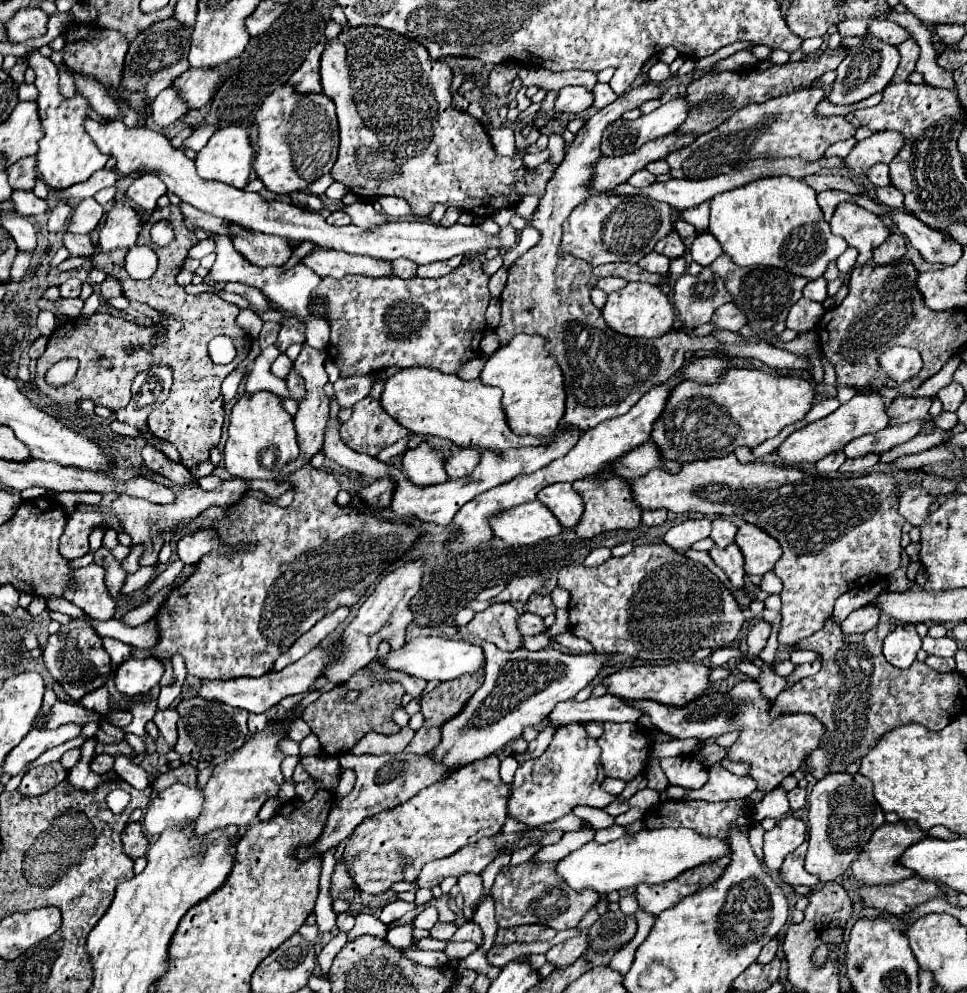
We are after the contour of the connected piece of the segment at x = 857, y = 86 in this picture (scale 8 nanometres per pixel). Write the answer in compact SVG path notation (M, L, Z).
M867 35L859 45L849 49L847 57L837 67L837 79L835 79L833 87L831 87L829 101L833 105L851 105L851 103L867 99L869 95L885 89L885 85L891 81L897 65L899 65L897 47L881 41L879 37Z

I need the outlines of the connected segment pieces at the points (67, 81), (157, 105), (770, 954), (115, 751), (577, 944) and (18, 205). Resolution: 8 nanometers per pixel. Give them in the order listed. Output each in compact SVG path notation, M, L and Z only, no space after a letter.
M59 67L59 89L61 94L67 99L73 97L73 89L75 89L75 83L73 83L73 75L67 67Z
M169 87L165 91L161 91L155 101L153 101L153 121L161 127L167 127L171 123L175 123L177 119L183 119L189 113L187 103L179 97L179 91Z
M775 937L775 939L771 939L763 949L761 949L761 953L759 953L759 959L757 959L757 963L769 963L773 957L775 957L775 953L777 953L777 947L779 947L779 939Z
M97 741L97 745L95 745L95 753L97 753L97 755L105 753L105 755L111 755L111 757L117 757L117 755L135 757L135 751L133 751L125 741L121 741L121 743L111 743L111 745L103 745L103 743Z
M581 931L579 935L555 945L549 953L547 953L547 961L555 963L557 967L565 967L565 965L571 965L575 963L583 951L587 949L589 941L587 941L587 931Z
M13 191L11 195L15 209L13 213L21 215L21 217L29 217L29 215L39 215L47 211L47 201L35 197L33 191Z

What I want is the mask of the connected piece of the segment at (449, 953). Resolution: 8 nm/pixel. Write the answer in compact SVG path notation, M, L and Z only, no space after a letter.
M454 942L450 943L445 949L444 953L446 954L448 960L456 959L461 960L464 957L467 957L470 953L477 949L477 945L473 942Z

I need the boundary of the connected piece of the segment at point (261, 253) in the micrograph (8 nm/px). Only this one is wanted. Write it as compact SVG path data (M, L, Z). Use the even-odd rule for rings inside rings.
M227 223L233 235L233 247L237 253L241 253L251 265L257 267L271 267L271 265L285 265L291 257L291 247L285 237L277 235L265 235L257 231L249 231L241 225Z

